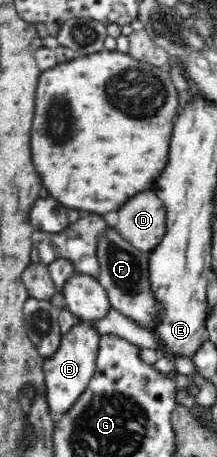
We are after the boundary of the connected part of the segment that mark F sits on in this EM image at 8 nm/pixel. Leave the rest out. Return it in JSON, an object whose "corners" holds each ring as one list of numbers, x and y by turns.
{"corners":[[106,225,104,231,96,237,97,262,99,284,106,290,111,307,125,313,132,321,143,328,154,321,154,315,162,311,162,306,156,304,150,290,150,278,148,278,148,258,150,253,134,248,126,241,117,229]]}

